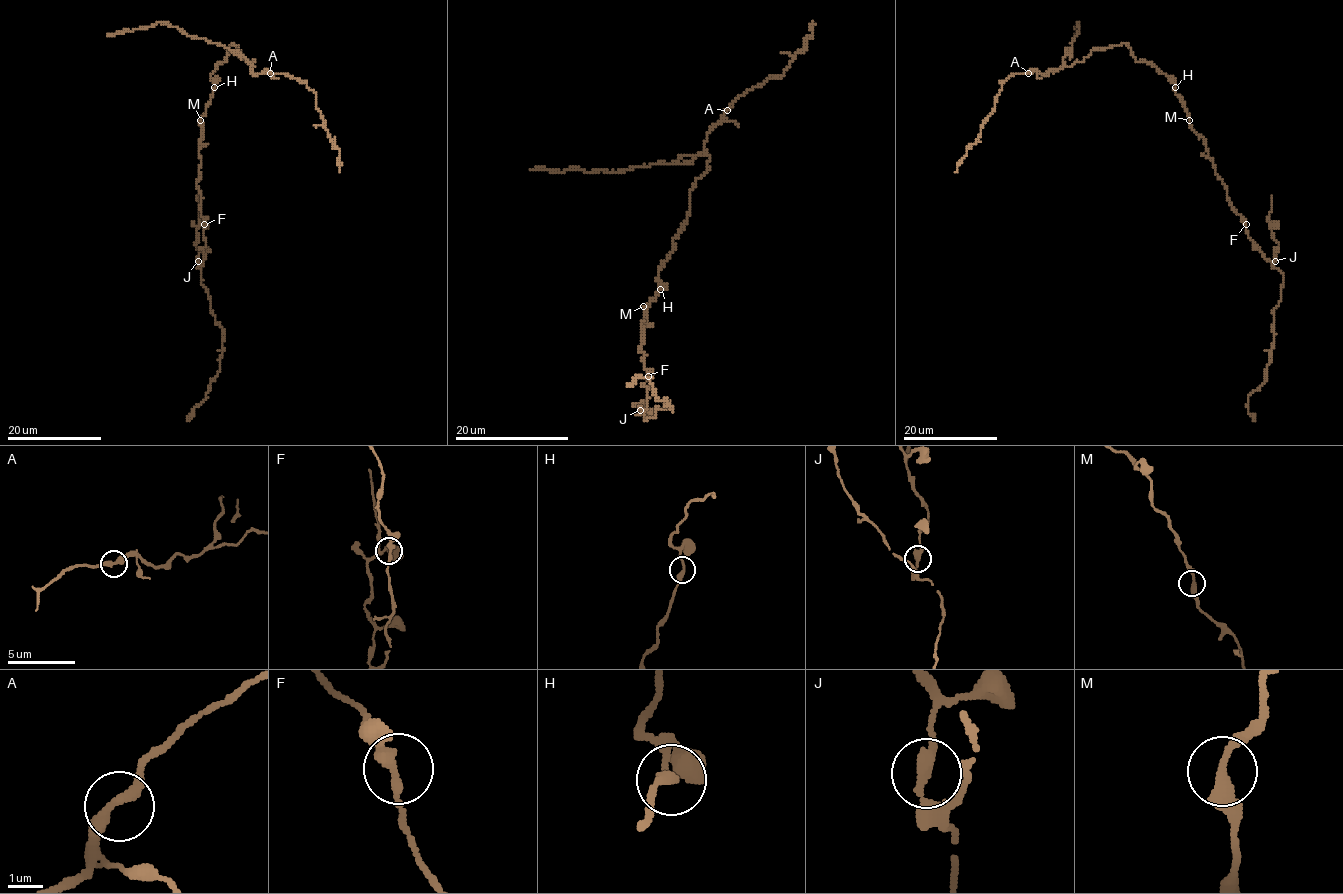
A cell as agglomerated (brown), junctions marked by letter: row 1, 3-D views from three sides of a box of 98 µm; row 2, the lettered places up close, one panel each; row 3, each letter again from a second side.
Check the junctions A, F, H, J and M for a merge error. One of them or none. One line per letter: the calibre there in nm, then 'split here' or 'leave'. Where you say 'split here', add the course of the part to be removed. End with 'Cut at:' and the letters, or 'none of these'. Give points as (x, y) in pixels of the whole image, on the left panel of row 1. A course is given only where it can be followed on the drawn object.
A: 340 nm thick; leave
F: 300 nm thick; leave
H: 280 nm thick; leave
J: 280 nm thick; split here; foreign part runs (198, 261), (196, 242), (200, 223), (197, 196)
M: 300 nm thick; leave
Cut at: J

